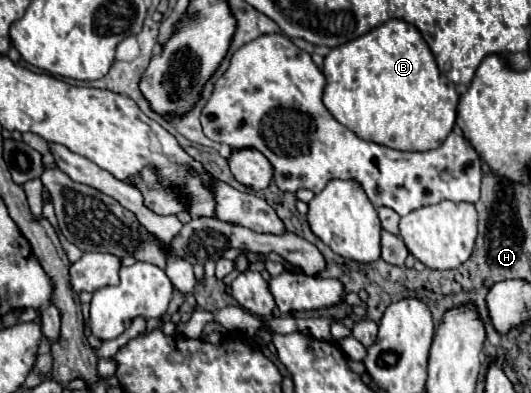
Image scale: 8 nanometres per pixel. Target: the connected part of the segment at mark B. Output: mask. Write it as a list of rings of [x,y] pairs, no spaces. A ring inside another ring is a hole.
[[[389,19],[369,33],[333,47],[325,57],[323,75],[327,79],[325,107],[361,139],[399,151],[429,151],[439,147],[455,125],[457,89],[453,83],[447,85],[421,33],[407,21]]]

